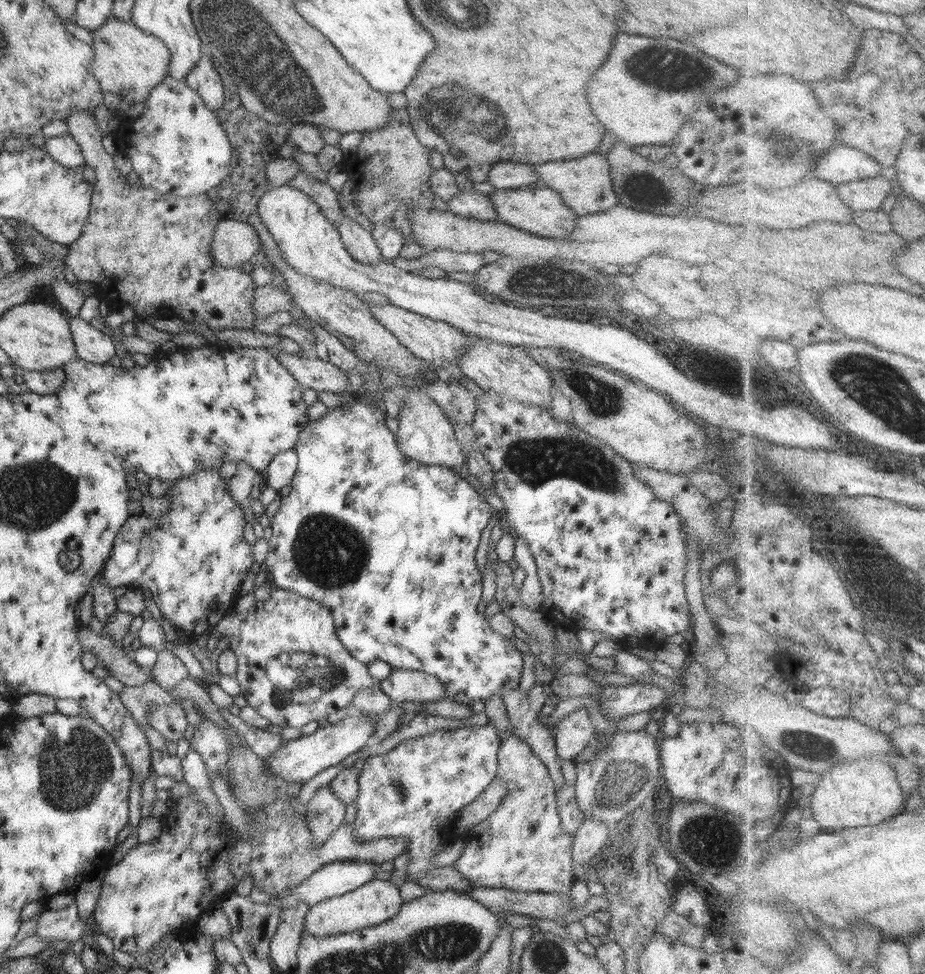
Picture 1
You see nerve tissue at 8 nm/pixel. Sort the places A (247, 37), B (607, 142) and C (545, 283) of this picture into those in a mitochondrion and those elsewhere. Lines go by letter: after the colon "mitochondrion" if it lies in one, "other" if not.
A: mitochondrion
B: other
C: mitochondrion

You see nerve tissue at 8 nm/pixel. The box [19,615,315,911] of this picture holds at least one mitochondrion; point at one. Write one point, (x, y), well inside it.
(75, 766)

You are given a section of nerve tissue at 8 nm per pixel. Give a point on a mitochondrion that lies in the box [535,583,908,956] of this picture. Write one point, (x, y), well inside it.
(711, 840)

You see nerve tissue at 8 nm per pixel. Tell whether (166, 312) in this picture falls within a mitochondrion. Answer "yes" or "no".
no

